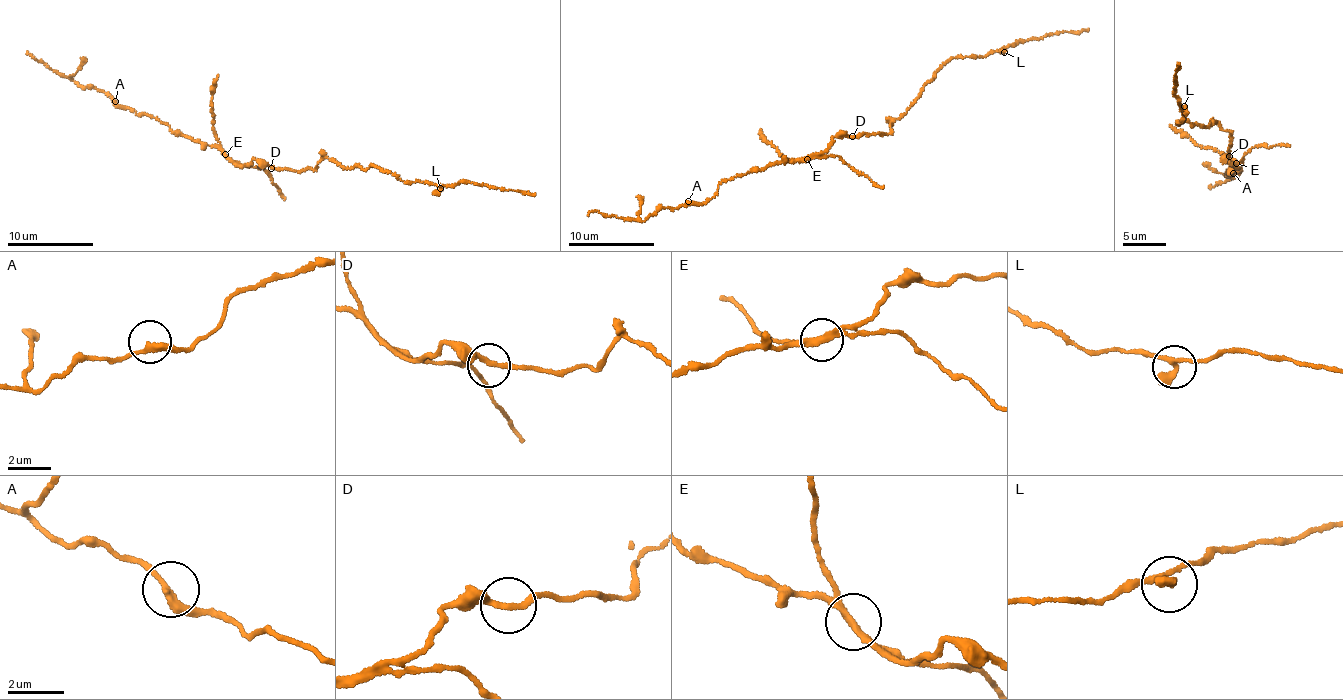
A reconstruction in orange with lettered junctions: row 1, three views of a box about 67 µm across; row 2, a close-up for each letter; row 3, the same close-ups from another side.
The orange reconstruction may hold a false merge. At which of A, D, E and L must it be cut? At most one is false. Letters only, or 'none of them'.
E

